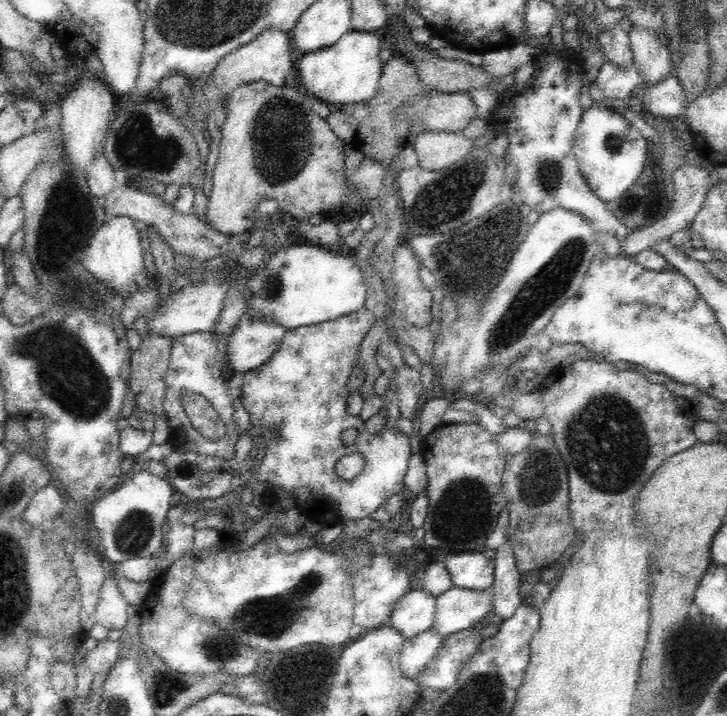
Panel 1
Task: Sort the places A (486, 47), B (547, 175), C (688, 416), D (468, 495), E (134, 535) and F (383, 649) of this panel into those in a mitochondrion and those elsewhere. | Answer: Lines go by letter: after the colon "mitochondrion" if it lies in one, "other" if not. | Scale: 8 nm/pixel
A: other
B: mitochondrion
C: other
D: mitochondrion
E: mitochondrion
F: other

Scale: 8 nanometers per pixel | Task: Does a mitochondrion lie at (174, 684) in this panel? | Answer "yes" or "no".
no

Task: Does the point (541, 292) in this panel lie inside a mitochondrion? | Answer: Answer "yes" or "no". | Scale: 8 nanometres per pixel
yes

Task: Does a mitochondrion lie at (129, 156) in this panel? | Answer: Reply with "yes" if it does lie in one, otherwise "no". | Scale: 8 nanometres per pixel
yes

